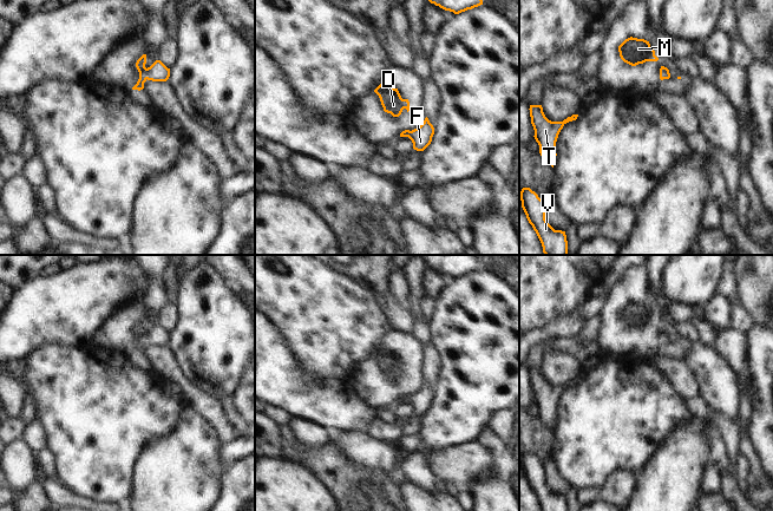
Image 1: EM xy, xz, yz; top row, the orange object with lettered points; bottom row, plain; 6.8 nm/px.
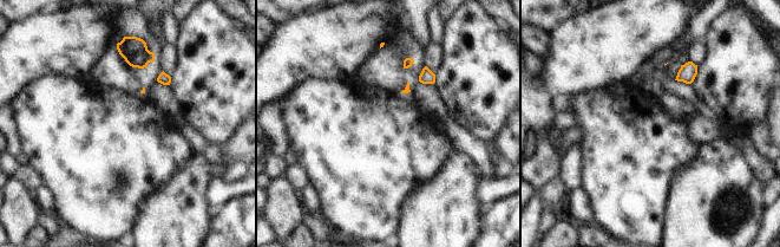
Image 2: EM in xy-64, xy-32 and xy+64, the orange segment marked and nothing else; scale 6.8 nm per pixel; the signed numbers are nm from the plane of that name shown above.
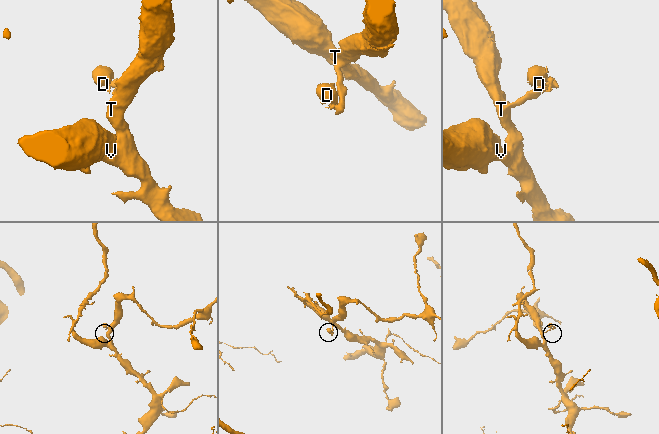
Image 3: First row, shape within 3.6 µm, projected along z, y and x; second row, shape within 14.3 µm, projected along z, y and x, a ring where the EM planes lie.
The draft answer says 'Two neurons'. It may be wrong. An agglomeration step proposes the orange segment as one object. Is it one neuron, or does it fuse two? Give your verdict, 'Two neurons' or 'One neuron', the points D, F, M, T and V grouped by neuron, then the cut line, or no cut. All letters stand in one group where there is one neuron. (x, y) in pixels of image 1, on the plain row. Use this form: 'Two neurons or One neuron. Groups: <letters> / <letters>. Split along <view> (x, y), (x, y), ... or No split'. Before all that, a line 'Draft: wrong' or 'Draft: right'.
Draft: right
Two neurons. Groups: D M / F T V. Split along xy (146, 333), (145, 342)

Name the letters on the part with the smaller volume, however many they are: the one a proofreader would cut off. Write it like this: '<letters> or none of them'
D, M

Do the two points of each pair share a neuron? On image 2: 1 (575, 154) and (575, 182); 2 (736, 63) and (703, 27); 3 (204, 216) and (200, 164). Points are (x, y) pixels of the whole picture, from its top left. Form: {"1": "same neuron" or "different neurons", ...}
{"1": "same neuron", "2": "different neurons", "3": "same neuron"}

